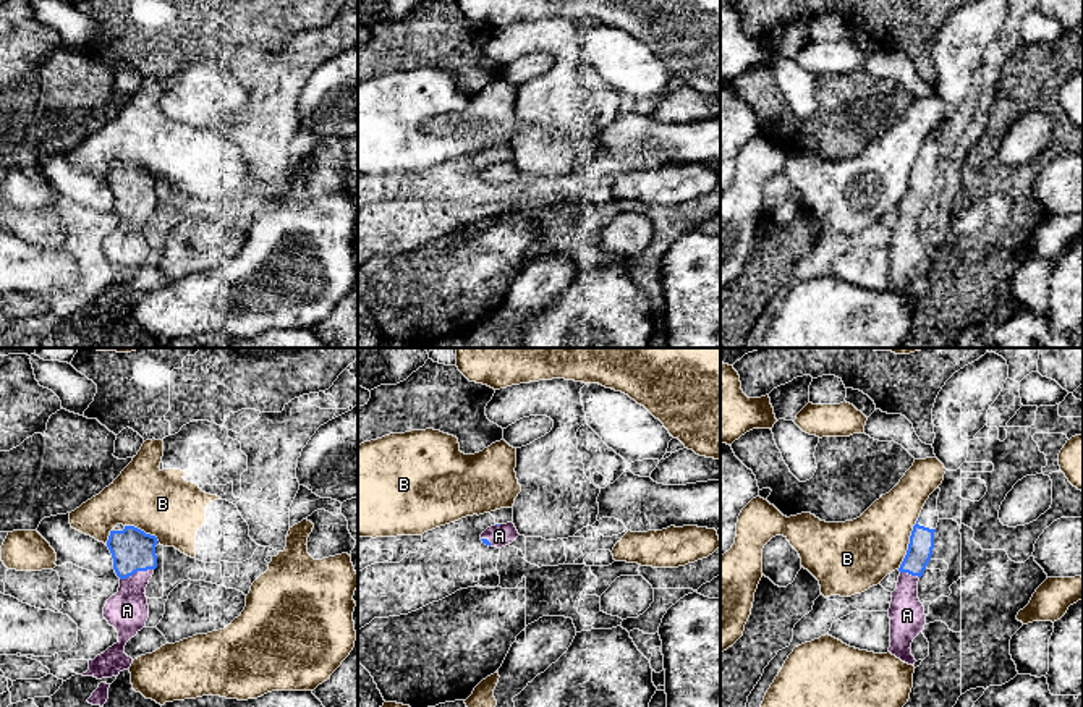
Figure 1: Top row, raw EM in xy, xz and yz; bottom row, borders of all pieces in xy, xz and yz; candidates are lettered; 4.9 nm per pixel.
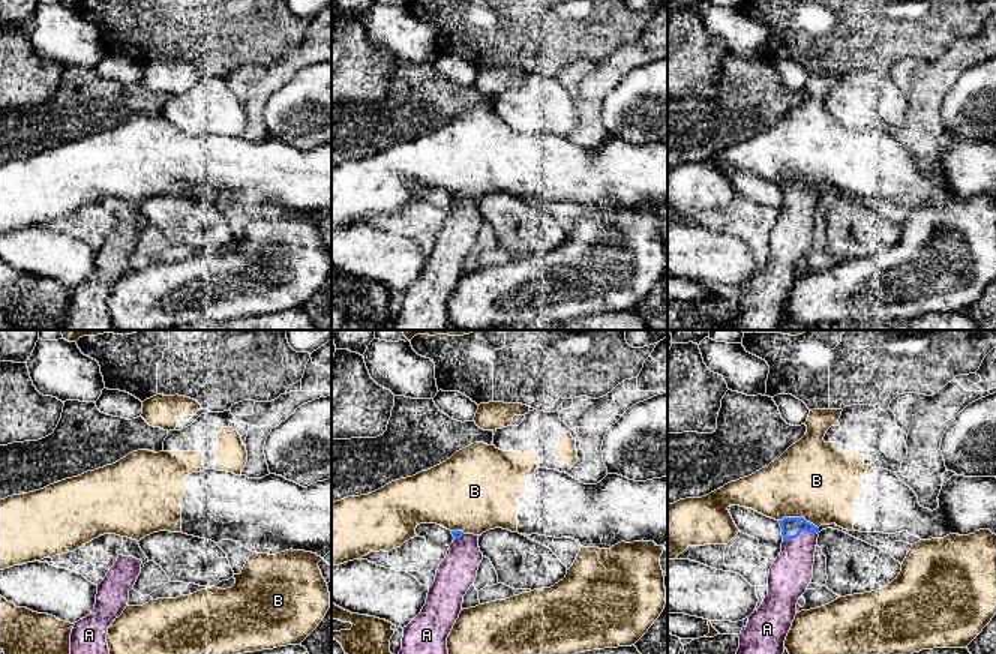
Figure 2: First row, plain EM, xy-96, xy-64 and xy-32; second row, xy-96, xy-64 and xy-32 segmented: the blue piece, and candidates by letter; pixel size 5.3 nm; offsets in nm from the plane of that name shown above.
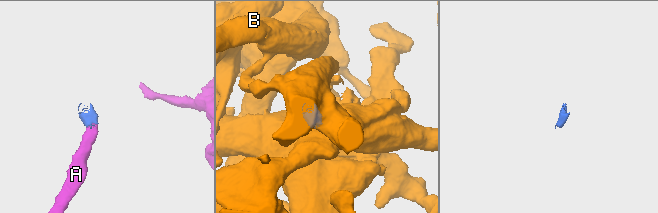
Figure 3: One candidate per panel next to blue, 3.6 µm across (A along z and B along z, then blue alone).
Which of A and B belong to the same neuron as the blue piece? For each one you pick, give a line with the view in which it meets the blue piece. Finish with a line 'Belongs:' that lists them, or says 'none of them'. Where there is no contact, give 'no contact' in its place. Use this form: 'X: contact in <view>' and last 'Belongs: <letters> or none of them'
A: contact in xy
Belongs: A

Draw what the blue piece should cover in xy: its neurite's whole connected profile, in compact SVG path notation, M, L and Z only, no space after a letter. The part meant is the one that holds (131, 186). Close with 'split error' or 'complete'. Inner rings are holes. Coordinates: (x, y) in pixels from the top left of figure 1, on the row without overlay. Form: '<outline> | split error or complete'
M117 162L108 173L107 184L113 196L113 207L120 225L104 244L104 256L118 270L118 280L89 298L83 314L97 317L118 314L128 307L133 296L125 291L126 280L134 275L149 256L146 225L157 205L157 175L134 163Z | split error

